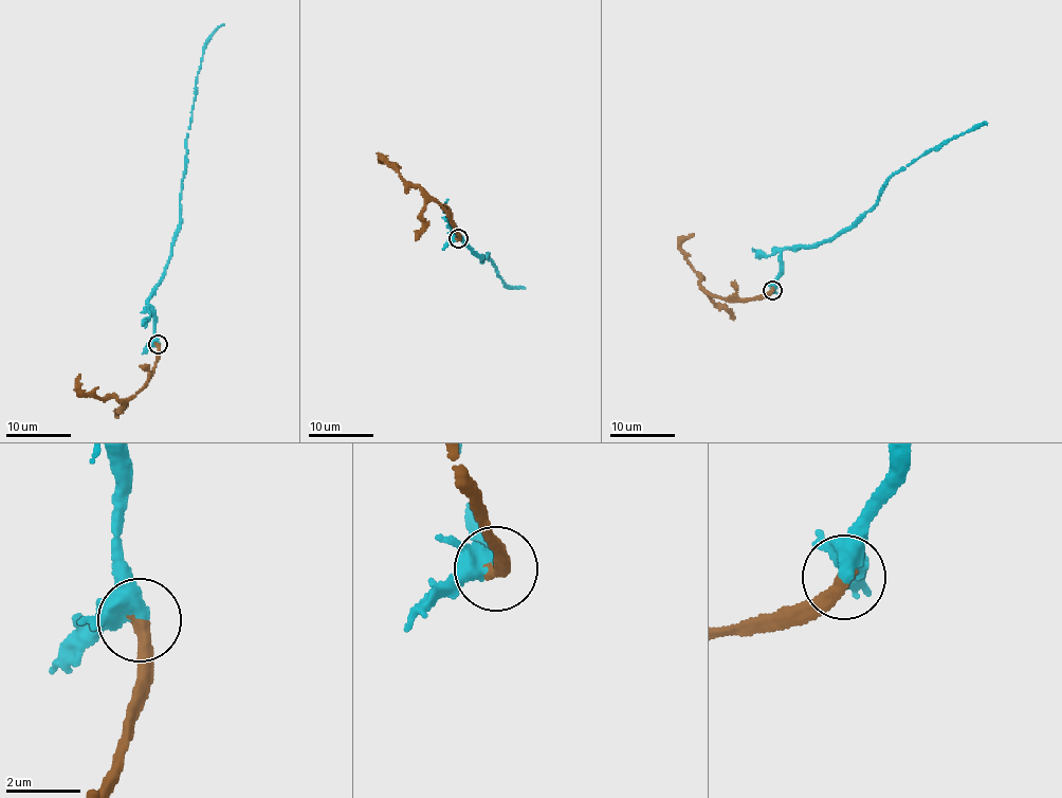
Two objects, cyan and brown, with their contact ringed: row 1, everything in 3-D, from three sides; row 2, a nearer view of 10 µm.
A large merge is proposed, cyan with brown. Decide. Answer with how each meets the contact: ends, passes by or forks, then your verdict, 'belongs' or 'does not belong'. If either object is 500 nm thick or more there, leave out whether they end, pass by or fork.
cyan forks there; brown ends there; belongs

